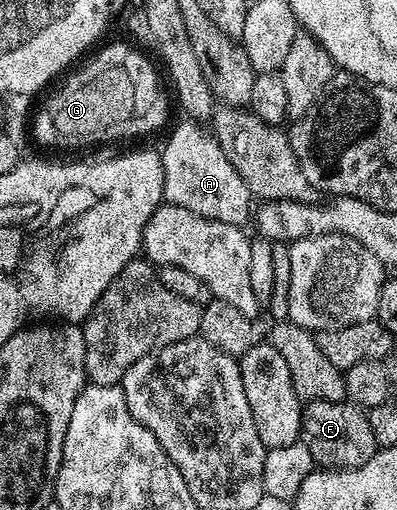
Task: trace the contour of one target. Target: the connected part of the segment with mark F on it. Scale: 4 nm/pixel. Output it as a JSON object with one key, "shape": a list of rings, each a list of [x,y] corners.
{"shape":[[[349,400],[341,402],[308,402],[302,407],[302,432],[300,441],[312,452],[315,467],[327,470],[351,470],[360,468],[360,464],[368,464],[372,456],[379,451],[379,446],[372,436],[369,416],[363,407],[355,406]]]}

